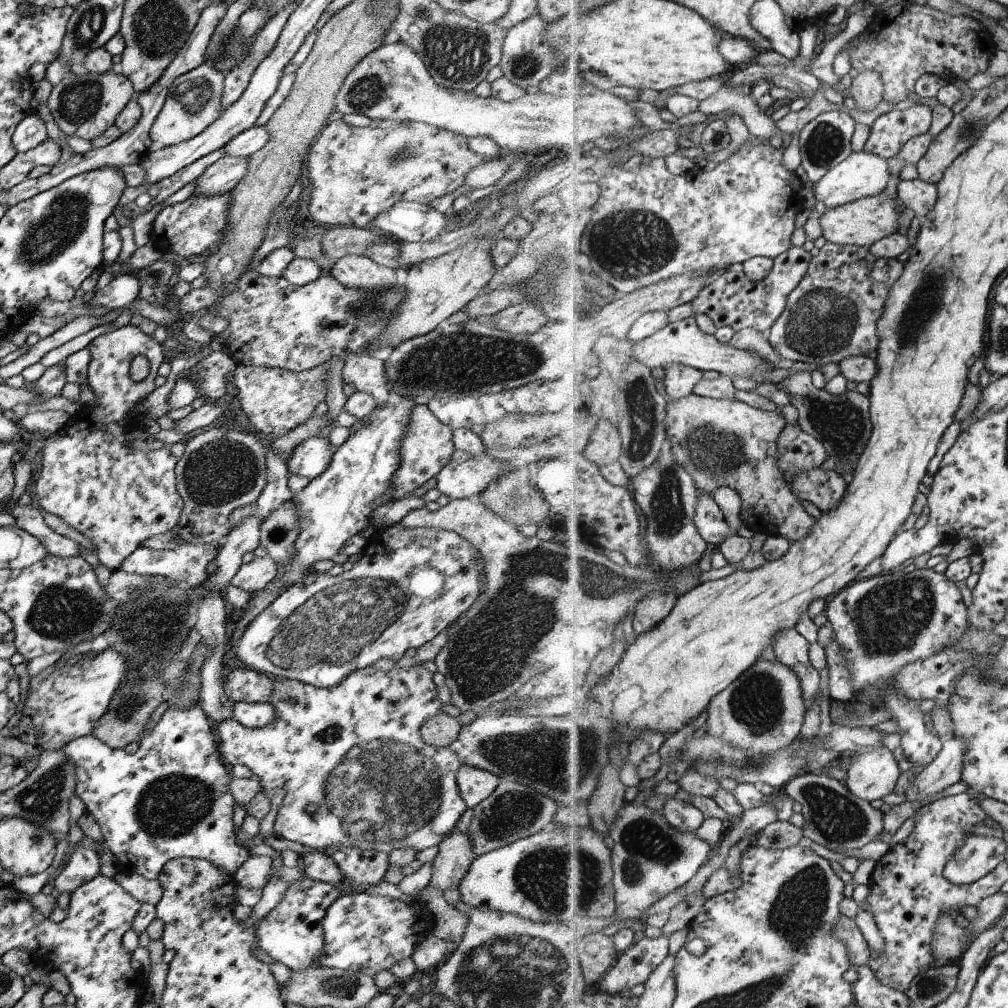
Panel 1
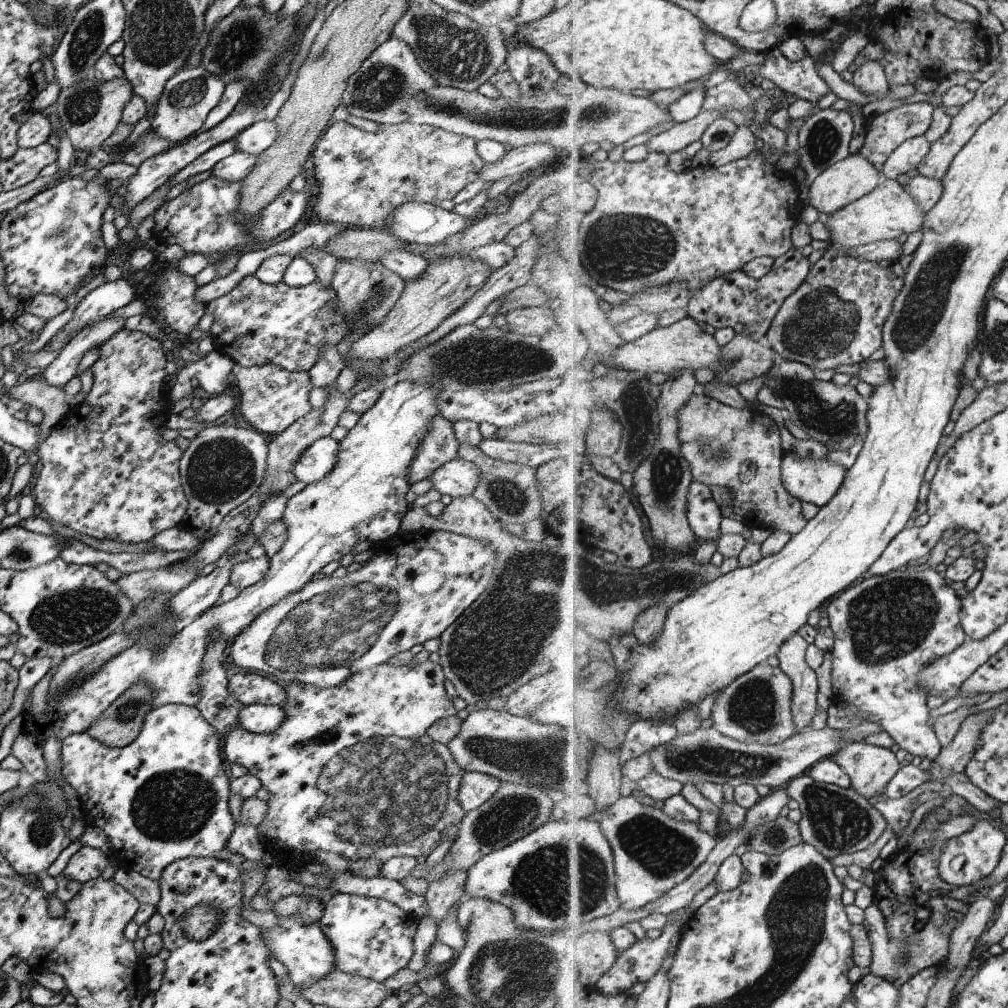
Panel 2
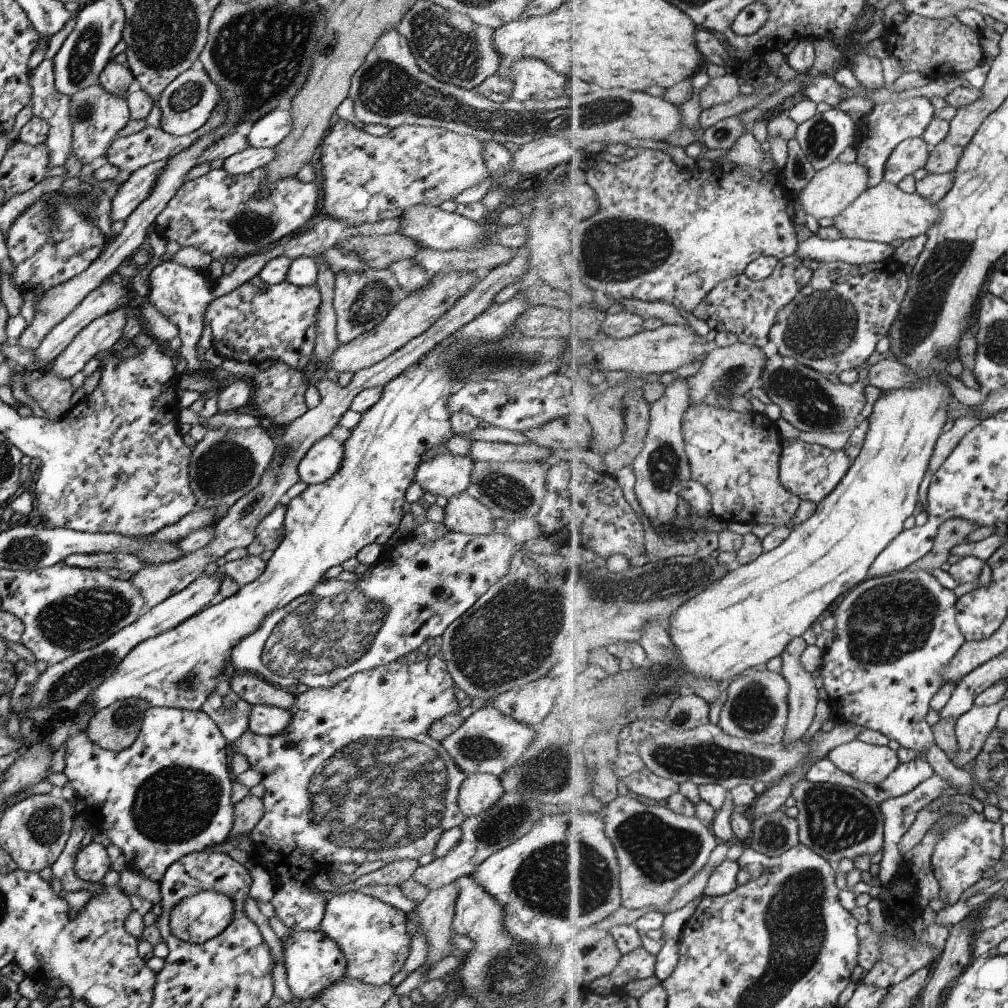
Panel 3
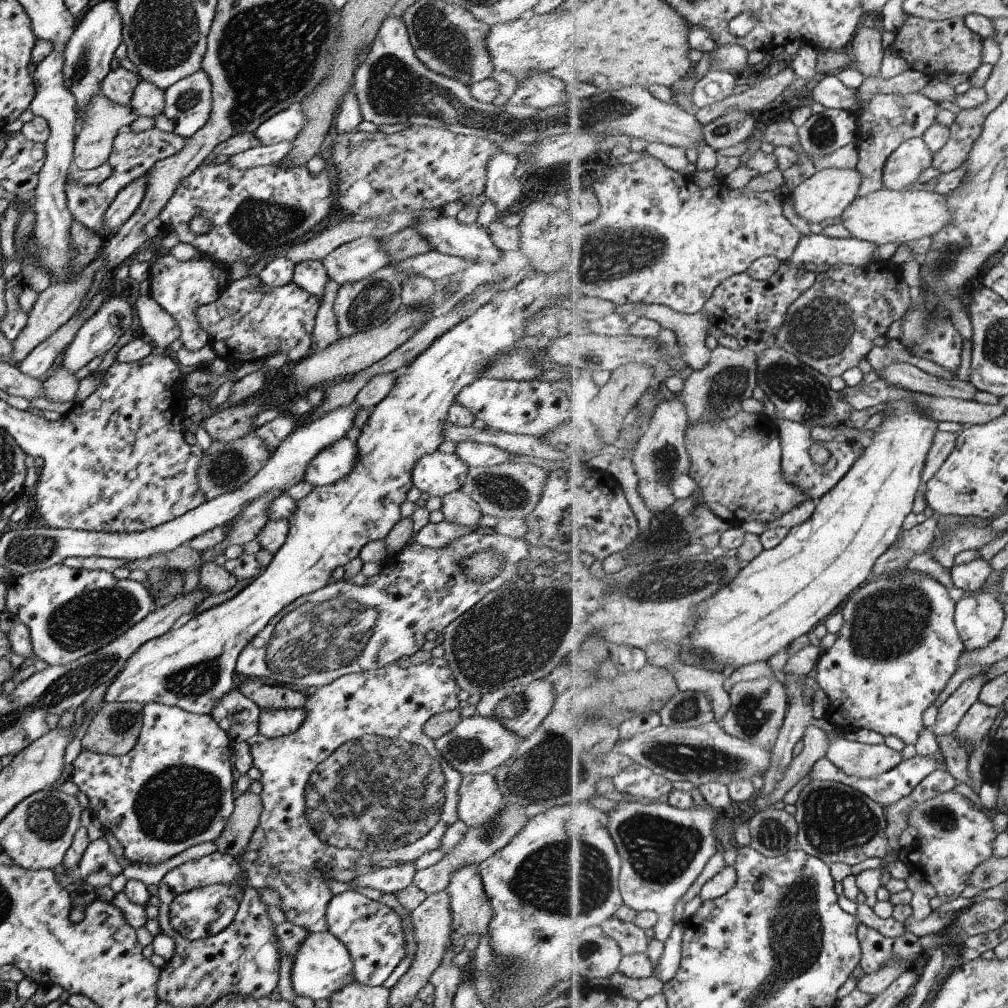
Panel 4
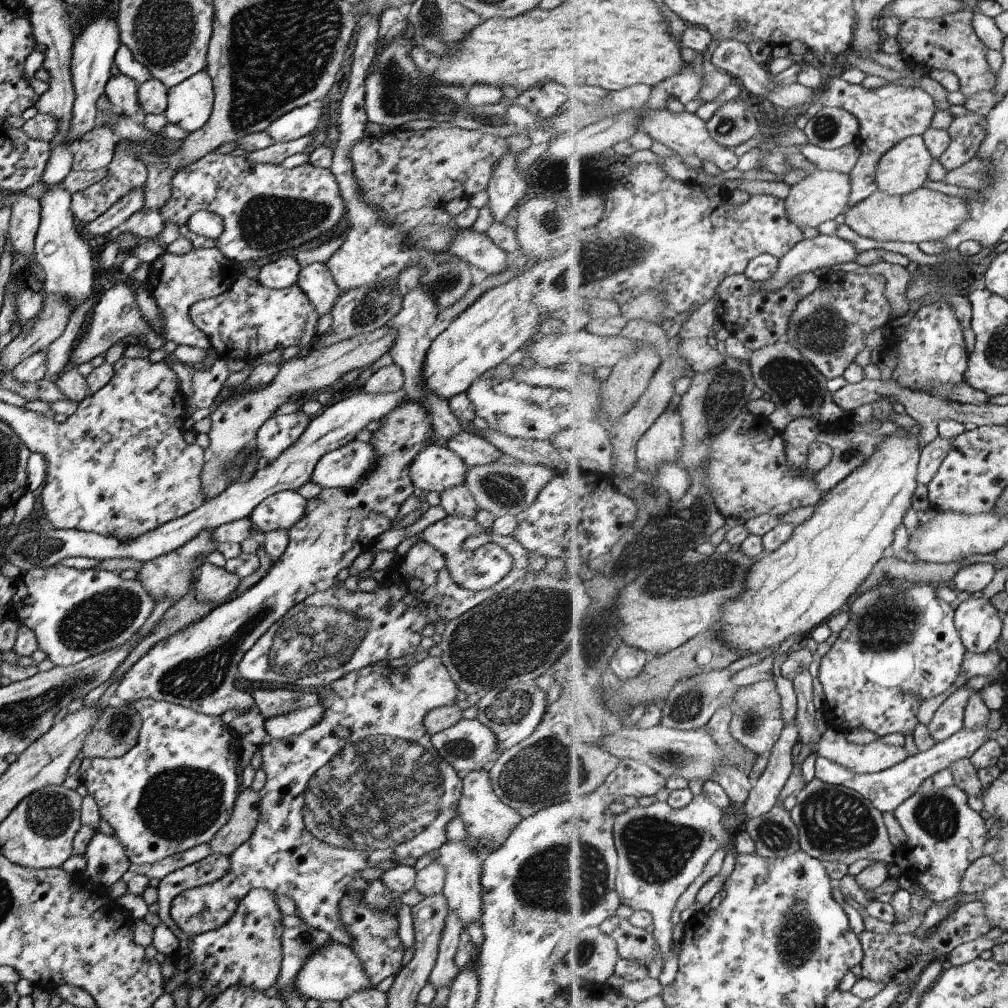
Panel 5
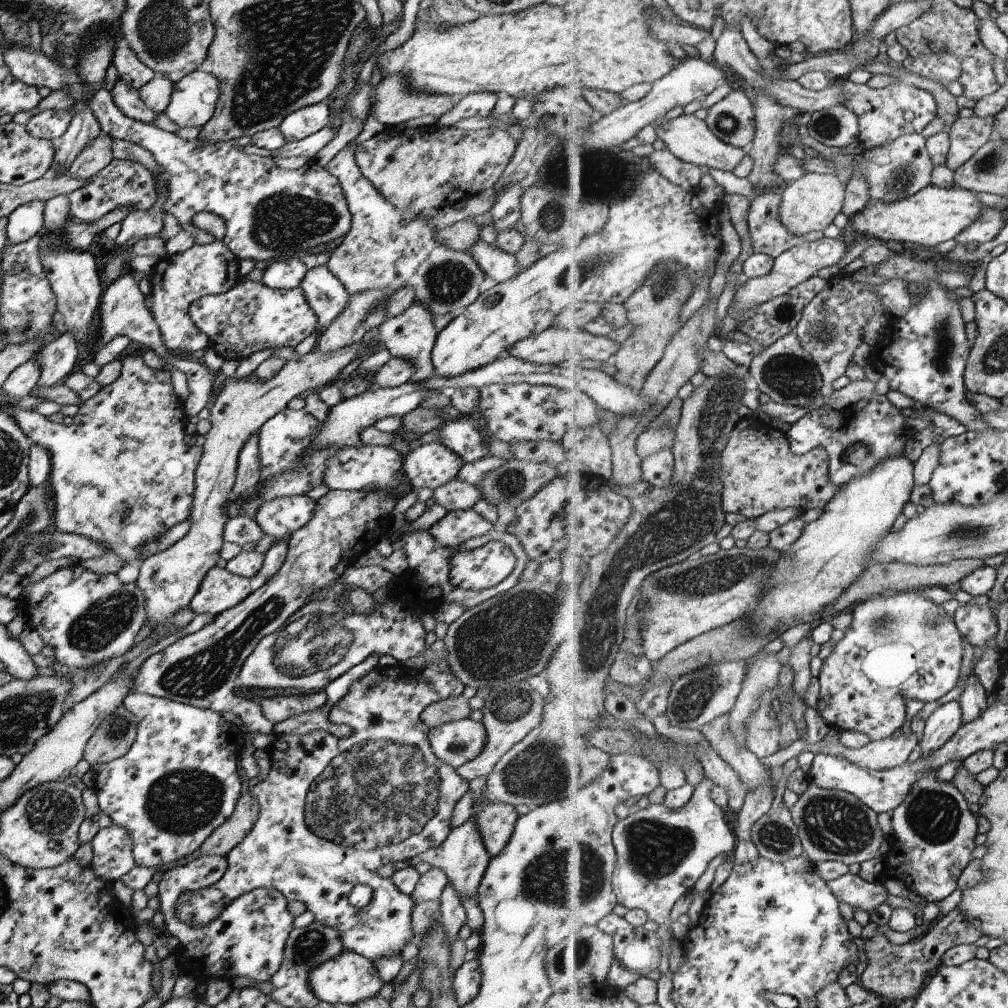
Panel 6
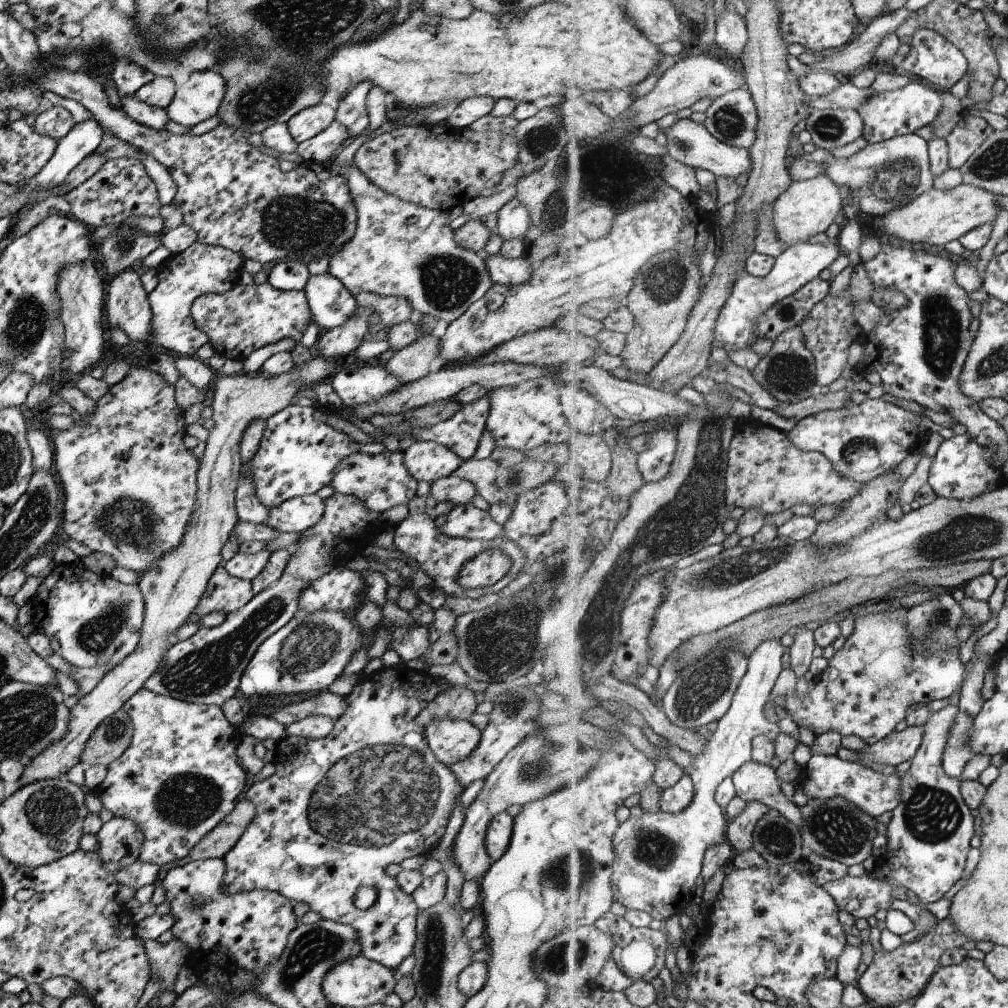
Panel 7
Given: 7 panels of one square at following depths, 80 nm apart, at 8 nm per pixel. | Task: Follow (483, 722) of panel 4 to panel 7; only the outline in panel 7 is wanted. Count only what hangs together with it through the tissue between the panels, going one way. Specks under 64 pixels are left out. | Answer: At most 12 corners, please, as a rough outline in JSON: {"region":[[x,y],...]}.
{"region":[[443,719],[422,735],[444,765],[467,758],[480,741],[471,722]]}

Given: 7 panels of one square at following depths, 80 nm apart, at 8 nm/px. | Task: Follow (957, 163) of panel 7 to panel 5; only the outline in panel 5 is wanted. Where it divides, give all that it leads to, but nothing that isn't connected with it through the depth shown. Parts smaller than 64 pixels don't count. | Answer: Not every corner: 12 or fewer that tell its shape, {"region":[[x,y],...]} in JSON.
{"region":[[967,111],[947,129],[937,160],[951,172],[978,156],[986,116]]}

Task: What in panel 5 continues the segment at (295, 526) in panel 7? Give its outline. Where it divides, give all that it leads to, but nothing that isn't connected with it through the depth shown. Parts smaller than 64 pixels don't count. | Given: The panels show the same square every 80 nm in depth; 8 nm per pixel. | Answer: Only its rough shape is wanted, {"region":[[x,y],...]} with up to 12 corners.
{"region":[[279,491],[250,512],[261,533],[286,530],[301,518],[306,500]]}

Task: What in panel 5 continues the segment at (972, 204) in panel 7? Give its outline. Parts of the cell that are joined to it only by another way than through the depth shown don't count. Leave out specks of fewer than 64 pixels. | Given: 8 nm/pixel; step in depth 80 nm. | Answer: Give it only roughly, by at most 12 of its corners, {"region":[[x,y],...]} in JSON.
{"region":[[875,191],[845,223],[883,242],[941,242],[968,200]]}

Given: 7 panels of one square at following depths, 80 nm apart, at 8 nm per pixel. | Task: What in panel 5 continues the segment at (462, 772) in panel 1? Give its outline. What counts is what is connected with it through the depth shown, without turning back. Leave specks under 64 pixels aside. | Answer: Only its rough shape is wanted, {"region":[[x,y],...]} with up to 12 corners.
{"region":[[487,768],[461,776],[456,814],[496,849],[521,820],[493,792]]}

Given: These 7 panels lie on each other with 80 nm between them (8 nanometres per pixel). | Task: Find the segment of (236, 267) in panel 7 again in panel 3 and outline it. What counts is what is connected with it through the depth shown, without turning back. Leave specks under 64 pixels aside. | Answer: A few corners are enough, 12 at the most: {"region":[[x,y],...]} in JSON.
{"region":[[162,259],[147,302],[177,329],[184,372],[222,377],[195,350],[215,298],[205,271]]}

